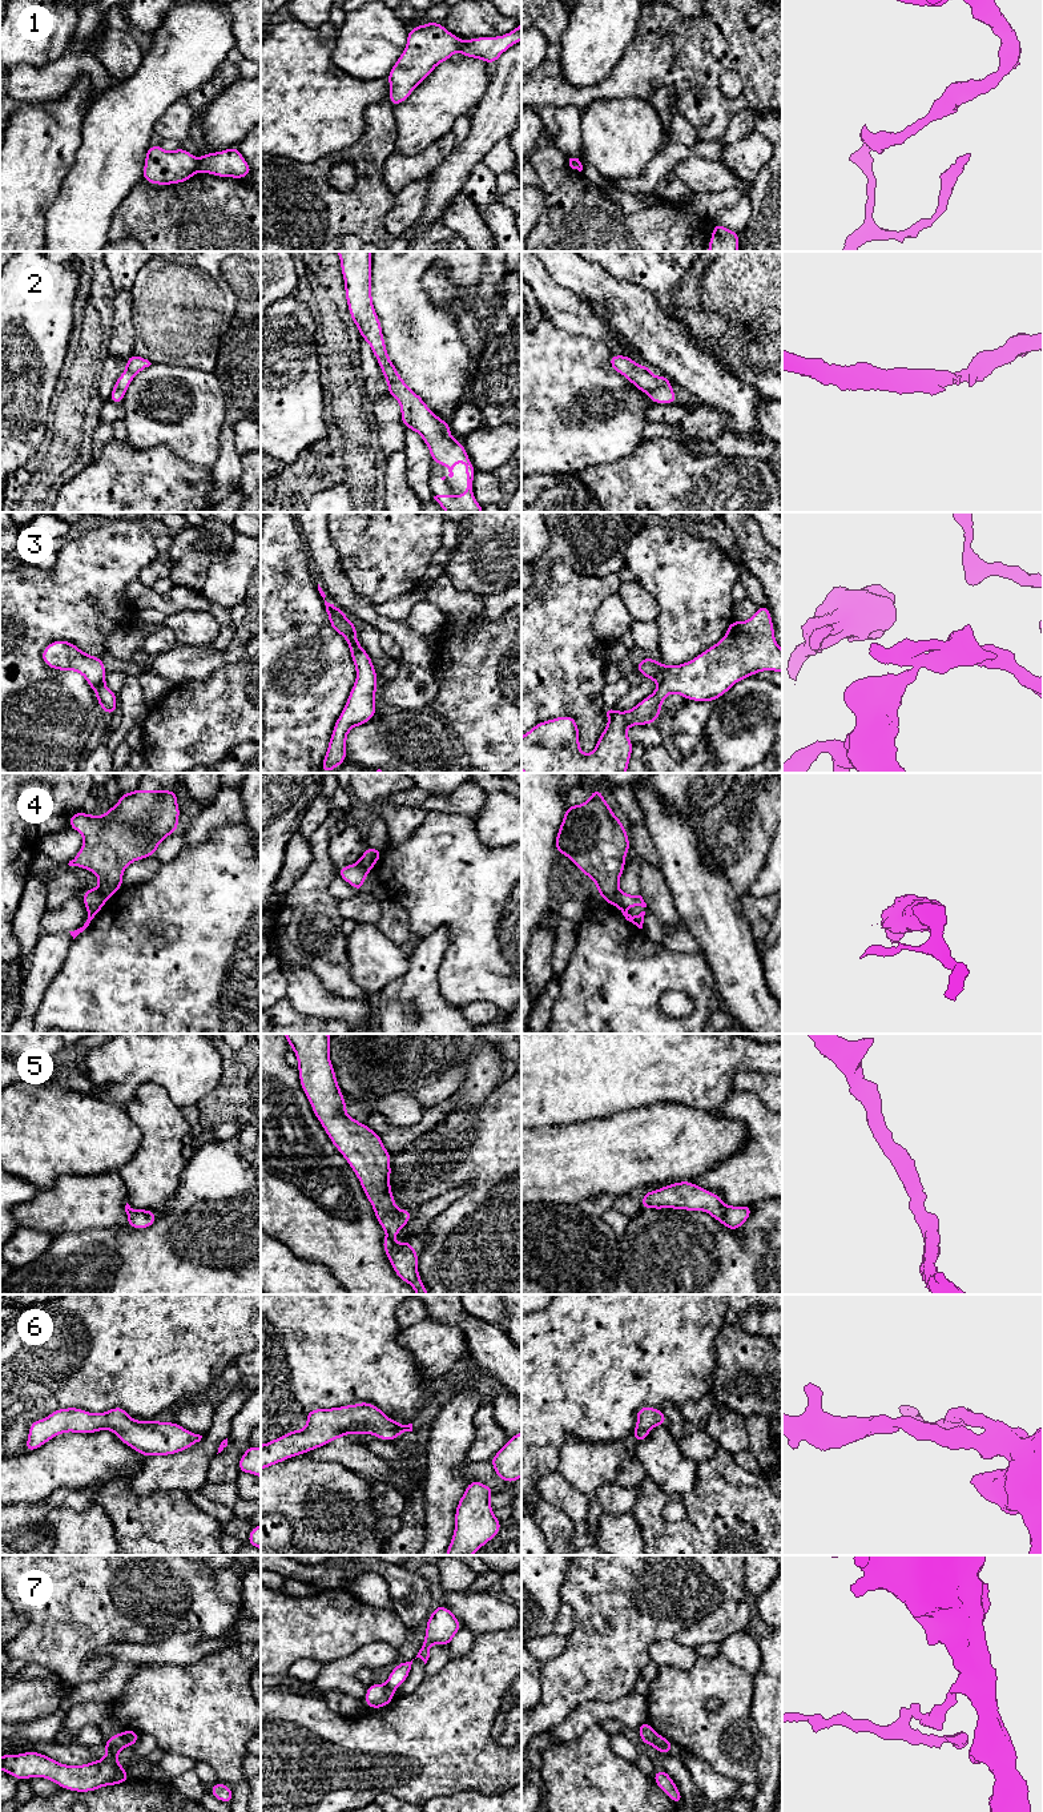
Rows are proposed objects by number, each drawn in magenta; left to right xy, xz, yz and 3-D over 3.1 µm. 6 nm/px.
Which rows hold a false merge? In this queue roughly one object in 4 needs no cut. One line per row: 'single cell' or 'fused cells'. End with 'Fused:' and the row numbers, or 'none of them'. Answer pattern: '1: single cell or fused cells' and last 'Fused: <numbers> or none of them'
1: fused cells
2: single cell
3: single cell
4: fused cells
5: single cell
6: single cell
7: fused cells
Fused: 1, 4, 7

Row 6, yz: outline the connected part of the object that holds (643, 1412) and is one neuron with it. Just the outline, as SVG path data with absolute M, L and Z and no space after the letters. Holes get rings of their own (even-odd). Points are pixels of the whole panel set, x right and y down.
M643 1406L636 1412L637 1425L632 1434L636 1442L643 1442L648 1438L652 1428L657 1425L667 1425L668 1420L663 1413L663 1409L655 1409L651 1406Z

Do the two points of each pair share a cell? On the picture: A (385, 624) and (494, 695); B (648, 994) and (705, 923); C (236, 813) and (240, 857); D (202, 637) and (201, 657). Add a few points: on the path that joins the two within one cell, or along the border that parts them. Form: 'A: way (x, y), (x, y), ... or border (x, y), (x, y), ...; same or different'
A: border (434, 652), (435, 677); different
B: border (701, 949), (713, 978); different
C: border (244, 821), (225, 824), (217, 828), (209, 837); different
D: border (180, 643), (209, 647); different

